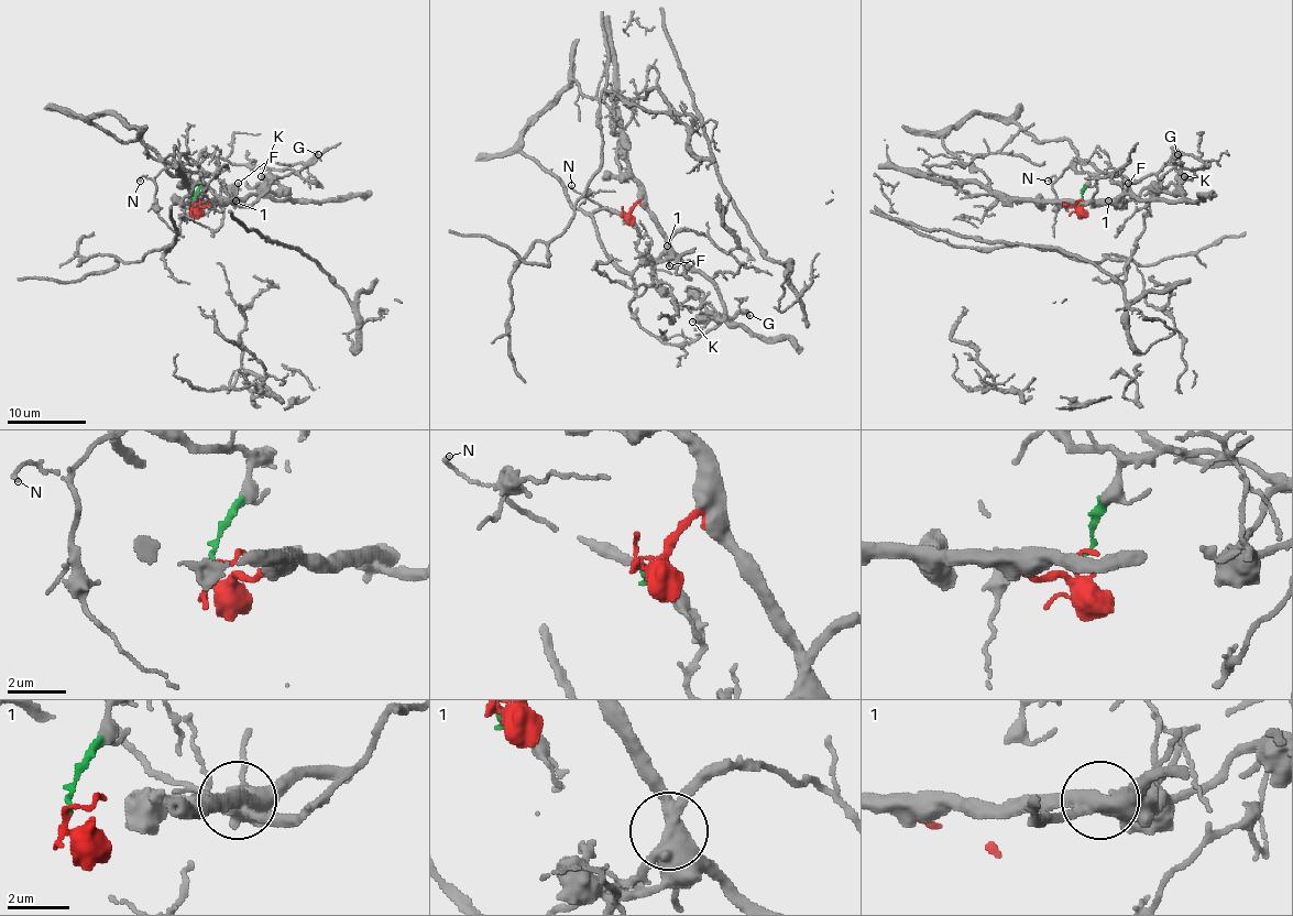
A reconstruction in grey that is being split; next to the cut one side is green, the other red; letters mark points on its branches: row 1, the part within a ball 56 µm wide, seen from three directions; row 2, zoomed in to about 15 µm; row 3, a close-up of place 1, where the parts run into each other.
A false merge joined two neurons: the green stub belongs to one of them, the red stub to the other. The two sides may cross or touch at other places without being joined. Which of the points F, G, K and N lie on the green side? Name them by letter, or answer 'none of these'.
G, N

